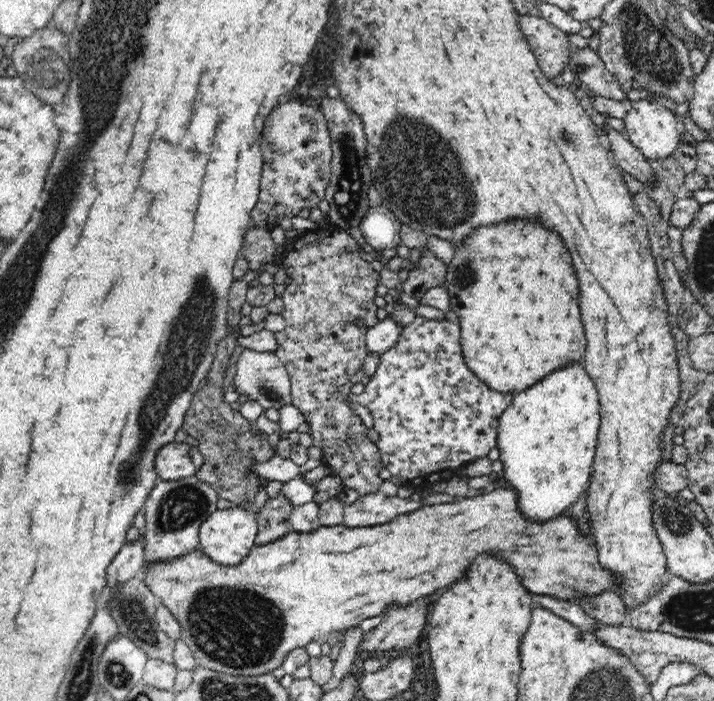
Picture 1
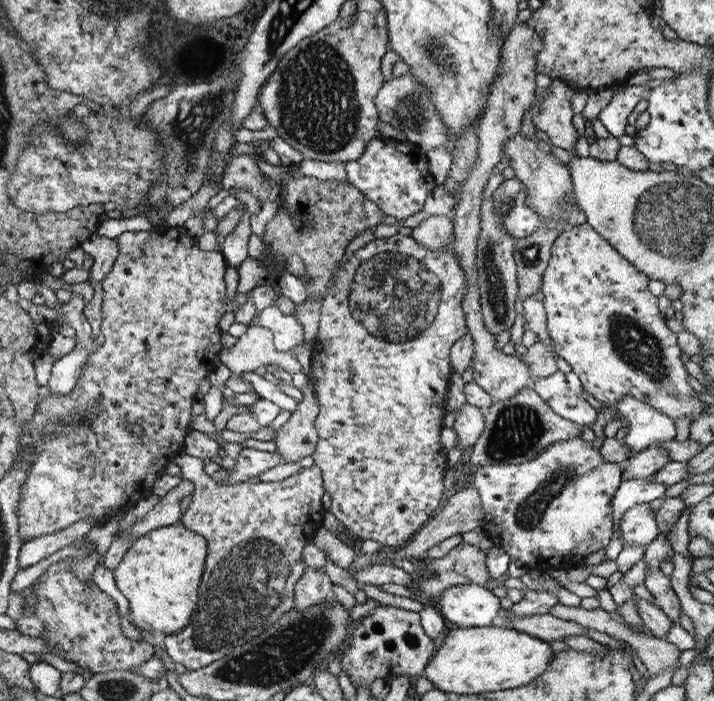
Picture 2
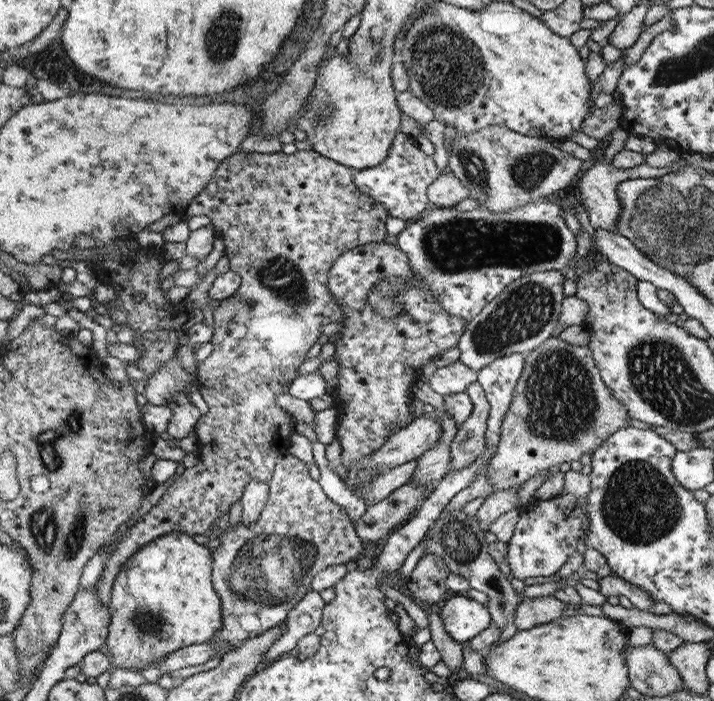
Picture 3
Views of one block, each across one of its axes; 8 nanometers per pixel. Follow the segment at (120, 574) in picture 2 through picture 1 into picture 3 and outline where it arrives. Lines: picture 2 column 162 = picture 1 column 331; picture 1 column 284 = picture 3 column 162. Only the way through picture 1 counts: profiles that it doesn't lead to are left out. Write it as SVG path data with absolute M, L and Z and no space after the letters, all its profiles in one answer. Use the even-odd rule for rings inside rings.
M173 530L168 534L151 540L148 544L145 544L120 567L120 572L116 575L114 584L112 584L111 604L108 608L111 621L105 645L106 648L108 648L108 657L111 664L118 666L120 669L138 671L143 674L144 670L148 667L155 668L157 662L160 659L163 659L164 655L176 652L176 650L182 650L182 648L186 648L186 646L209 642L212 640L212 637L218 634L218 630L220 630L221 627L222 603L220 603L220 597L218 597L218 594L214 591L214 585L212 585L212 555L213 553L211 549L202 544L196 543L189 534Z

